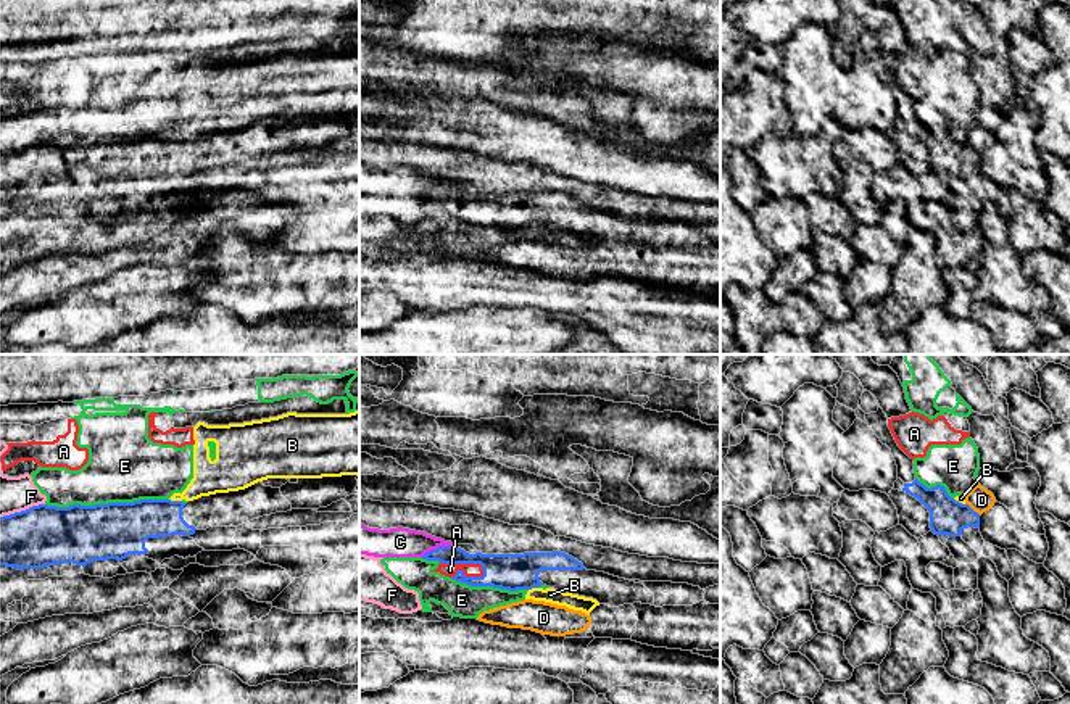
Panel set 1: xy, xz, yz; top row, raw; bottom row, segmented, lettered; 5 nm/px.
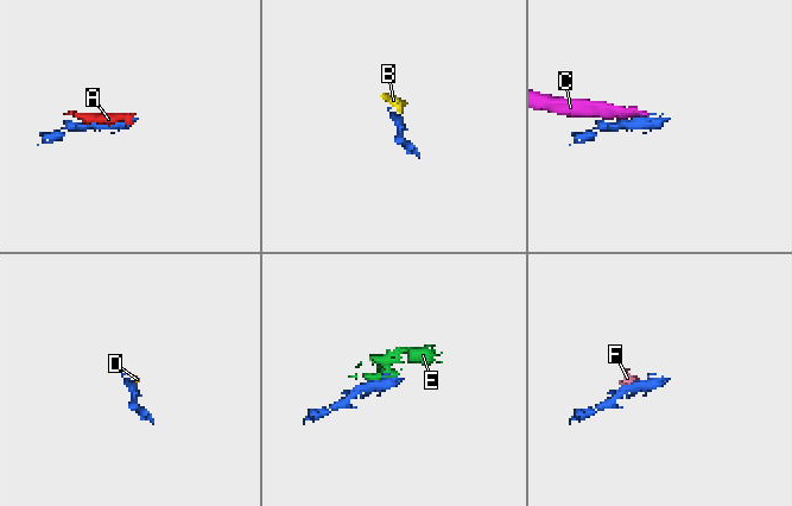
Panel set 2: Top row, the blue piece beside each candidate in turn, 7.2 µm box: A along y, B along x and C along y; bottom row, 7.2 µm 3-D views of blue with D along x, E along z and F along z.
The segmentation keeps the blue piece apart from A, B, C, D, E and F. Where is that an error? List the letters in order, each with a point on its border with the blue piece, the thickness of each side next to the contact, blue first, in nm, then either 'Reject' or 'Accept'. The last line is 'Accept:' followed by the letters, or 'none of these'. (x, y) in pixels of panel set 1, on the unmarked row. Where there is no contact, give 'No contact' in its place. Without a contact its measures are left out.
A: Touches blue at xz (464, 202). Thickness 180 nm (blue) against 70 nm. Reject
B: Touches blue at xy (176, 140). Thickness 220 nm (blue) against 170 nm. Reject
C: Touches blue at xz (439, 186). Thickness 100 nm (blue) against 150 nm. Reject
D: Touches blue at yz (972, 149). Thickness 180 nm (blue) against 120 nm. Accept
E: Touches blue at xy (108, 142). Thickness 280 nm (blue) against 360 nm. Reject
F: Touches blue at xy (21, 150). Thickness 300 nm (blue) against 180 nm. Reject
Accept: D

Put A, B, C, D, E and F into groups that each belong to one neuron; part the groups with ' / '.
A B C E F / D

